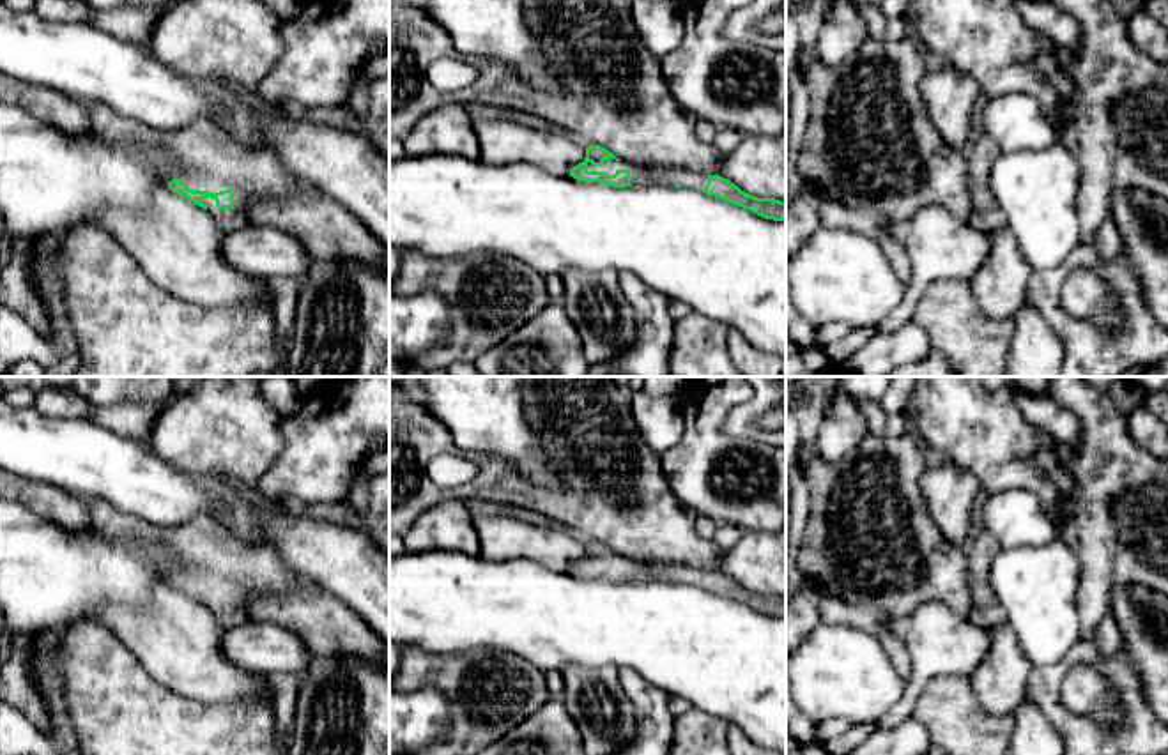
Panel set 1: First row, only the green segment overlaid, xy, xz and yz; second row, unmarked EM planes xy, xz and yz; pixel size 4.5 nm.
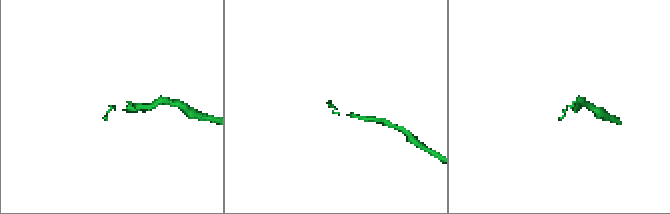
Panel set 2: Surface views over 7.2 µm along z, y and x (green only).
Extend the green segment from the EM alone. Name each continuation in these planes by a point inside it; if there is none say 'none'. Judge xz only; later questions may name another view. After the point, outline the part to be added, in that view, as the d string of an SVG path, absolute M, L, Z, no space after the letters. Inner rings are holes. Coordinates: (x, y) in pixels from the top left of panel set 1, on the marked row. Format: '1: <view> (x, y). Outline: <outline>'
1: xz (639, 175). Outline: M605 159L602 166L593 166L588 163L588 172L605 172L614 175L618 170L630 170L630 184L632 186L649 186L649 184L664 184L664 186L683 186L695 191L704 191L708 182L708 173L695 173L690 170L674 170L674 168L644 168L628 164L625 161Z

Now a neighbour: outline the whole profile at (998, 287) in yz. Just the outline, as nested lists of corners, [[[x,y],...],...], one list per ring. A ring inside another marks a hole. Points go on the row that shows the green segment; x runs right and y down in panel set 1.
[[[1007,226],[989,232],[991,249],[982,267],[972,276],[975,304],[989,318],[1012,318],[1026,301],[1032,265],[1019,255]]]

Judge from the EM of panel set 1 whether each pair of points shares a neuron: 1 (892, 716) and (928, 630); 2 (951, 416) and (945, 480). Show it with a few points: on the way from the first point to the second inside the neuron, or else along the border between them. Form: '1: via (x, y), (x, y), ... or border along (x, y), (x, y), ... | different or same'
1: via (910, 695), (928, 660), (928, 651) | same
2: border along (949, 460), (967, 469), (981, 487) | different

